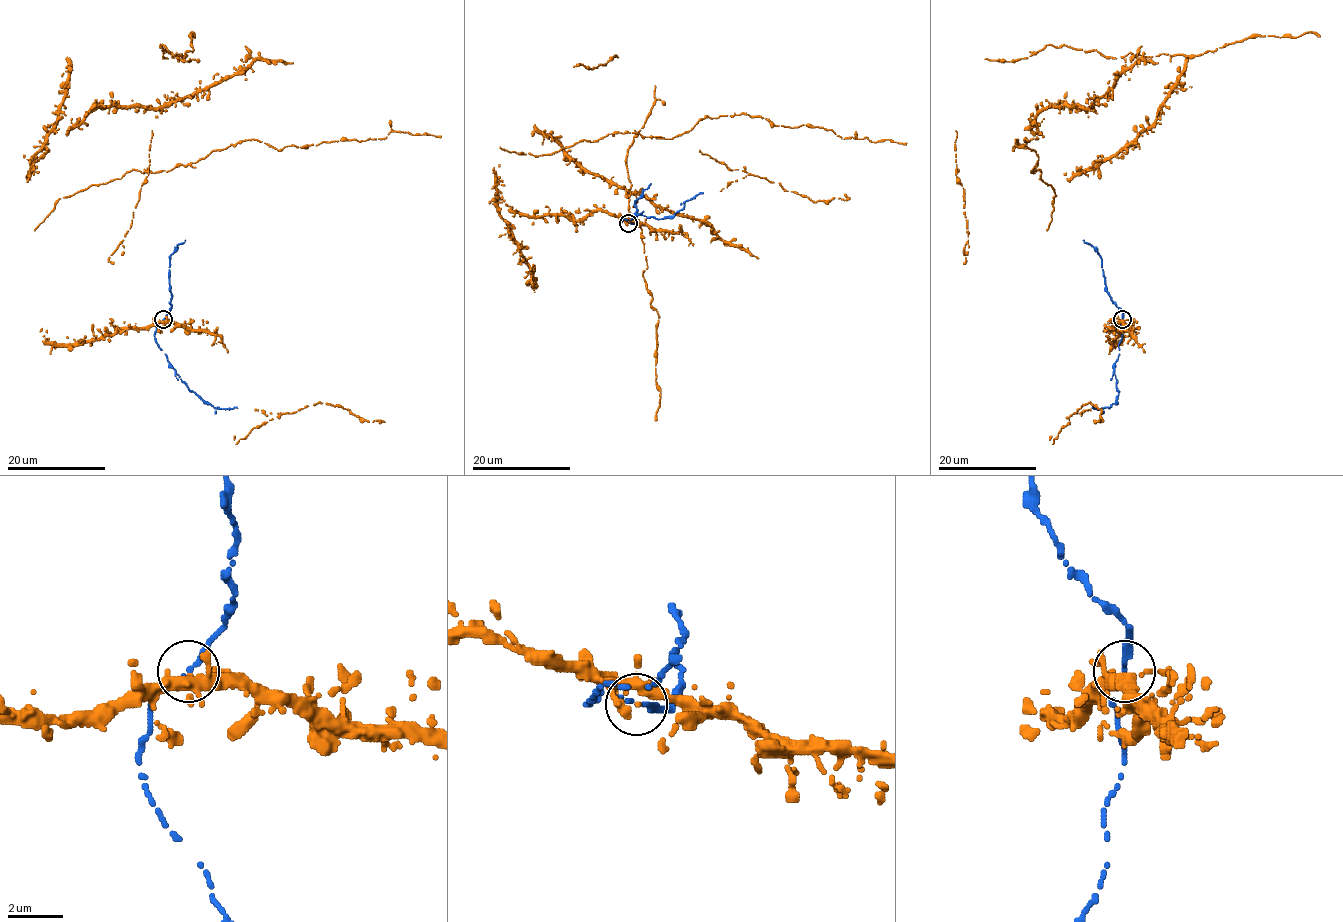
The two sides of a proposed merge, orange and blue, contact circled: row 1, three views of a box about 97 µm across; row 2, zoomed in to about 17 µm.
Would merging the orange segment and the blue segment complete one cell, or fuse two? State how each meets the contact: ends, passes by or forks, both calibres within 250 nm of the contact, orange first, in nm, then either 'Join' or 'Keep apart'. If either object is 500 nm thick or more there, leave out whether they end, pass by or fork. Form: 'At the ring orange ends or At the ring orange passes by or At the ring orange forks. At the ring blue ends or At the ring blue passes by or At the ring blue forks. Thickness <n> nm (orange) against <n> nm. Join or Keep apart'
At the ring orange forks. At the ring blue ends. Thickness 170 nm (orange) against 240 nm. Join

